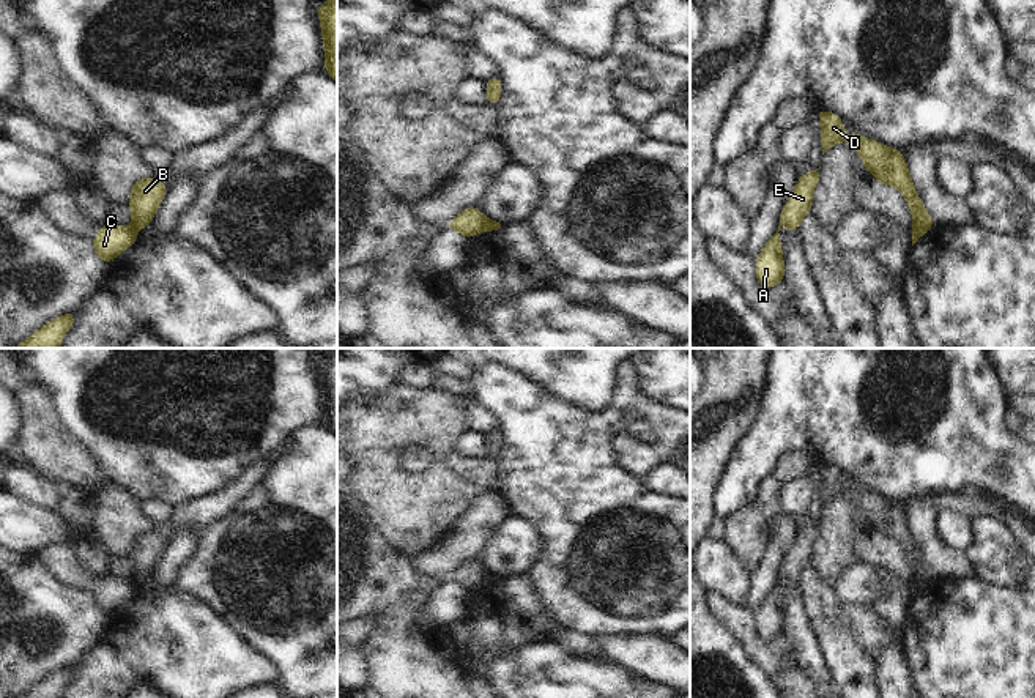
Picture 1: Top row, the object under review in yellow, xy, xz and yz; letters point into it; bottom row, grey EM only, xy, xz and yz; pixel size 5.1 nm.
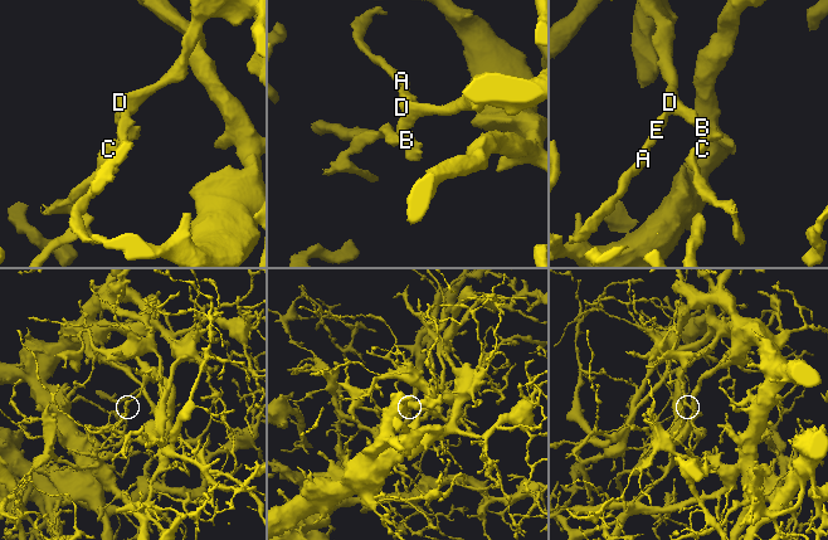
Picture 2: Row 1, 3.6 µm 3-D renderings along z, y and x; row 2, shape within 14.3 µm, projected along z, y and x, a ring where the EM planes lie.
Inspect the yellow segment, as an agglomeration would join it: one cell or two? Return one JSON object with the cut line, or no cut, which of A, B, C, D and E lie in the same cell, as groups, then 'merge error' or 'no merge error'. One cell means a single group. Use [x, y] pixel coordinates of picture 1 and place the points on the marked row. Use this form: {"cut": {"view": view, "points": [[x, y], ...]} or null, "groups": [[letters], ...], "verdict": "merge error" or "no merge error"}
{"cut": {"view": "xz", "points": [[487, 219], [482, 230]]}, "groups": [["A", "B", "D", "E"], ["C"]], "verdict": "merge error"}

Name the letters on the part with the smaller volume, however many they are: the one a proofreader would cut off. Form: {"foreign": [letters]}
{"foreign": ["C"]}

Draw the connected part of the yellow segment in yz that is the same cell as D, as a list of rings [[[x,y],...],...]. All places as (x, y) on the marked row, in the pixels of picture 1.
[[[818,110],[818,117],[822,131],[822,154],[835,143],[844,140],[851,142],[855,147],[857,154],[862,158],[865,169],[873,176],[885,186],[895,186],[901,191],[914,216],[912,232],[917,235],[926,233],[933,227],[933,219],[925,211],[920,197],[915,194],[904,154],[879,142],[865,139],[862,134],[848,137],[841,118],[835,113]]]

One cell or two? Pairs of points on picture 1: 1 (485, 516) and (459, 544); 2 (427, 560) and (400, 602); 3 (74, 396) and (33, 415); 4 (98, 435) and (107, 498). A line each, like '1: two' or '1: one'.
1: one
2: two
3: two
4: two

